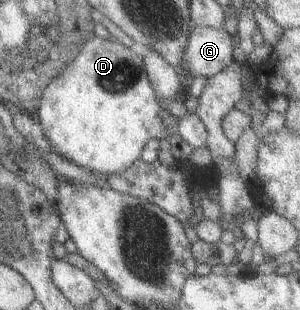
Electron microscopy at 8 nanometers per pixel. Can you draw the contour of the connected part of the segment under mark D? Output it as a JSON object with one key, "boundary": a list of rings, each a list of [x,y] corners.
{"boundary":[[[91,34],[78,48],[73,59],[44,87],[33,117],[40,125],[49,146],[62,158],[87,171],[119,175],[139,158],[148,140],[169,138],[169,134],[162,126],[155,92],[148,82],[140,55],[125,48],[112,36],[111,40],[103,40]]]}

